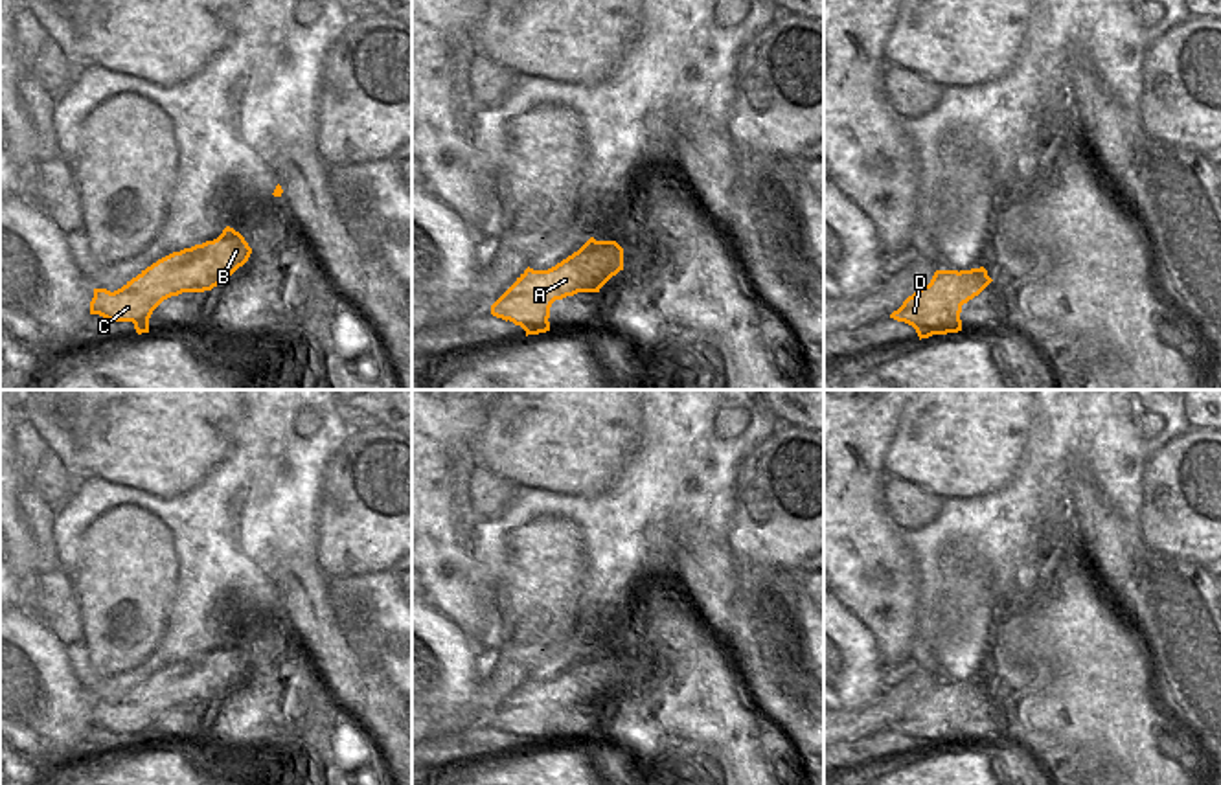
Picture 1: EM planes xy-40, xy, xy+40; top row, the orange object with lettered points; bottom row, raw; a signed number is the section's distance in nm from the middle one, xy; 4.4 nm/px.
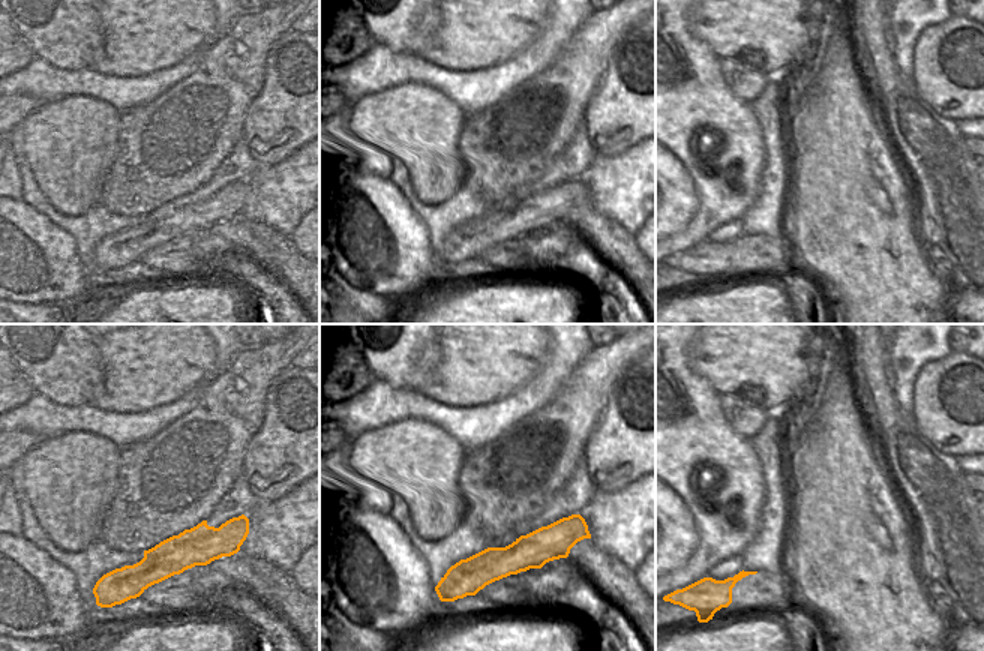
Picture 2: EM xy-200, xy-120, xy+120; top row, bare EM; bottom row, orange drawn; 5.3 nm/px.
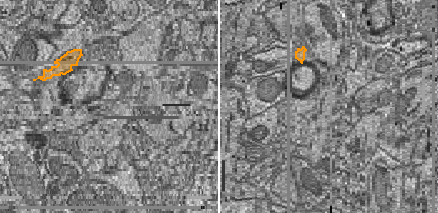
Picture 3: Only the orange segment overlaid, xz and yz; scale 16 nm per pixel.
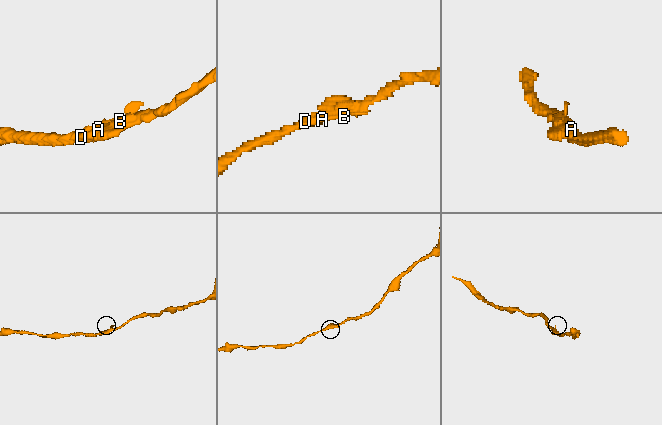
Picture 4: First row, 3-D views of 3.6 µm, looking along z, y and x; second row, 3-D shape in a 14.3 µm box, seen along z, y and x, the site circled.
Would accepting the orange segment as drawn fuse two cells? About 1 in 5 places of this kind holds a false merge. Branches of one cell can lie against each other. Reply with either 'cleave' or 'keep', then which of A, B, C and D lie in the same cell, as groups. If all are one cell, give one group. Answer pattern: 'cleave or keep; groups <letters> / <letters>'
keep; groups A B C D

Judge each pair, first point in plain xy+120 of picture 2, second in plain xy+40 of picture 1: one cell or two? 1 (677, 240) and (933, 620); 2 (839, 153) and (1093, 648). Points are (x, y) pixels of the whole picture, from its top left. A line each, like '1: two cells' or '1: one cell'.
1: two cells
2: one cell

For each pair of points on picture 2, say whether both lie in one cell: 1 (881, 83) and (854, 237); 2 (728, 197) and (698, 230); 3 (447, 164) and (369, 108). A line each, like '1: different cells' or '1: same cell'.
1: different cells
2: same cell
3: same cell

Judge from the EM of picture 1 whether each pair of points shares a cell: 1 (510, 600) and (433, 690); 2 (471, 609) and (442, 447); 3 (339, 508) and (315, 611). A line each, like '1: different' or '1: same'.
1: different
2: same
3: different

